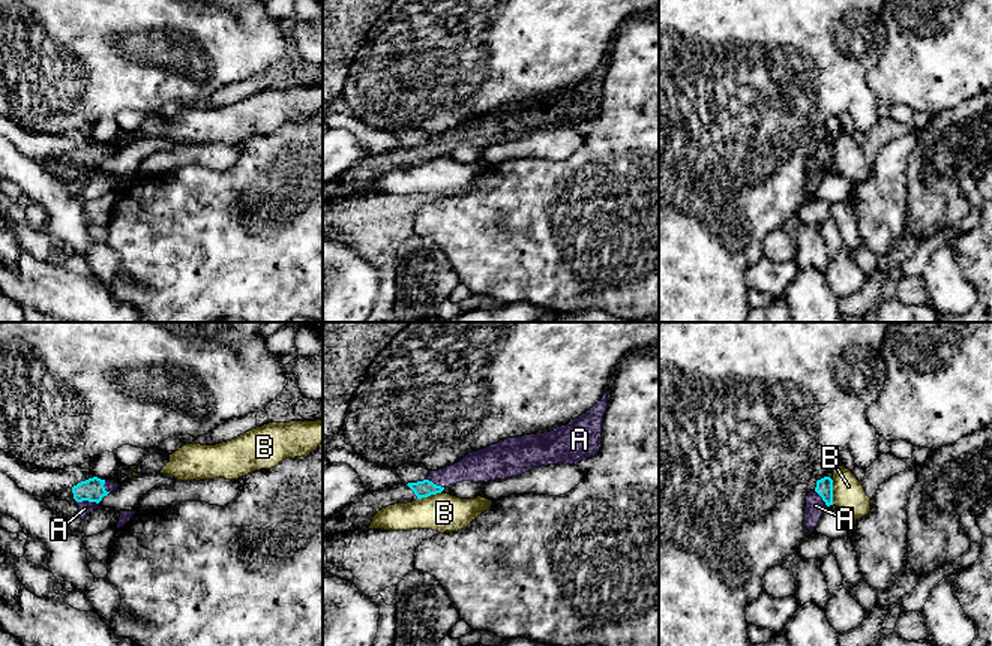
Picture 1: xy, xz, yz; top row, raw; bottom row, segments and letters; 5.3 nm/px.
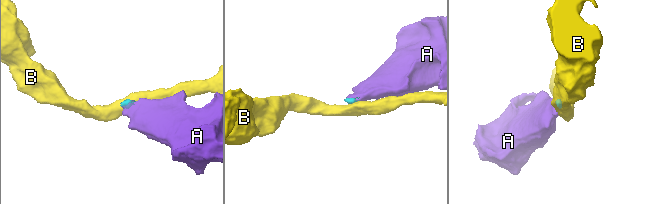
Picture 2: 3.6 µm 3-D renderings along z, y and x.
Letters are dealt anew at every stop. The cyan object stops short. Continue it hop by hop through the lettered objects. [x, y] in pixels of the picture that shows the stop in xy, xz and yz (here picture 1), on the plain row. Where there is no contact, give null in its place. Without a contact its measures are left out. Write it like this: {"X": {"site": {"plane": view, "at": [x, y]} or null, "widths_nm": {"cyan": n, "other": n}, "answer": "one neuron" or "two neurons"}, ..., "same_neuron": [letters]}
{"A": {"site": {"plane": "xy", "at": [87, 164]}, "widths_nm": {"cyan": 120, "other": 80}, "answer": "one neuron"}, "B": {"site": {"plane": "yz", "at": [832, 156]}, "widths_nm": {"cyan": 100, "other": 170}, "answer": "two neurons"}, "same_neuron": ["A"]}

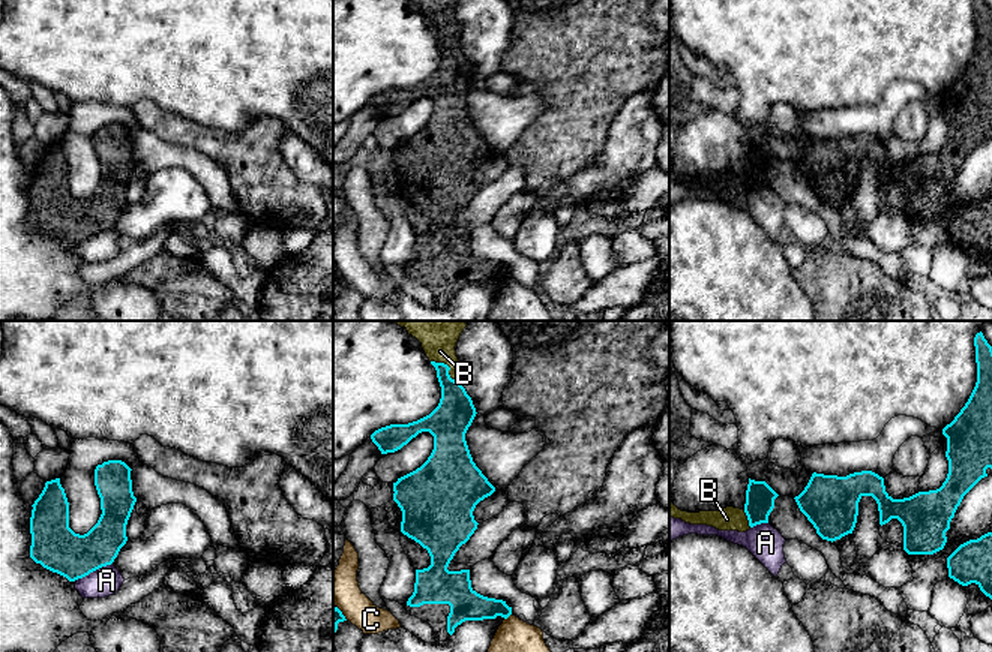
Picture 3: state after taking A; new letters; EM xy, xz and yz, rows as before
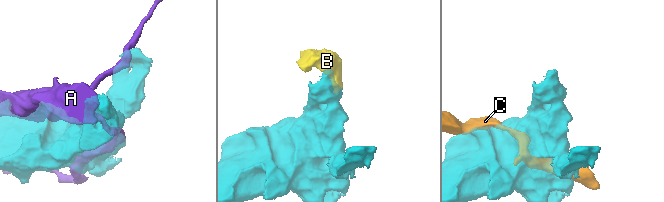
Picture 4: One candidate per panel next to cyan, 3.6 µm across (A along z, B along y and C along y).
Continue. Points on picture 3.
{"A": {"site": {"plane": "xy", "at": [93, 234]}, "widths_nm": {"cyan": 240, "other": 160}, "answer": "two neurons"}, "B": {"site": {"plane": "xz", "at": [447, 30]}, "widths_nm": {"cyan": 200, "other": 140}, "answer": "one neuron"}, "C": {"site": {"plane": "xz", "at": [508, 281]}, "widths_nm": {"cyan": 180, "other": 320}, "answer": "two neurons"}, "same_neuron": ["B"]}

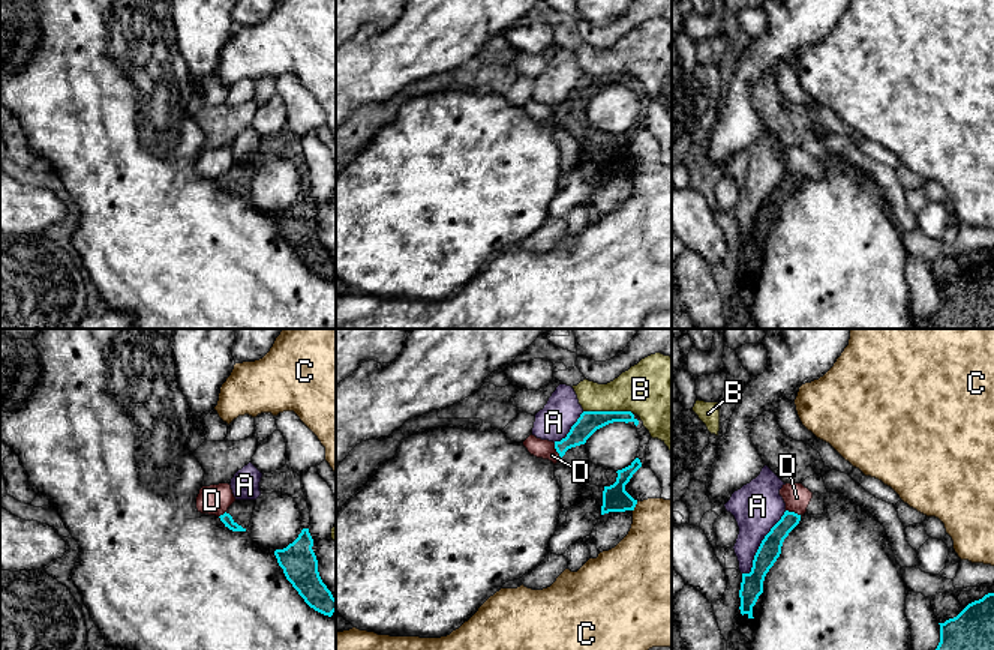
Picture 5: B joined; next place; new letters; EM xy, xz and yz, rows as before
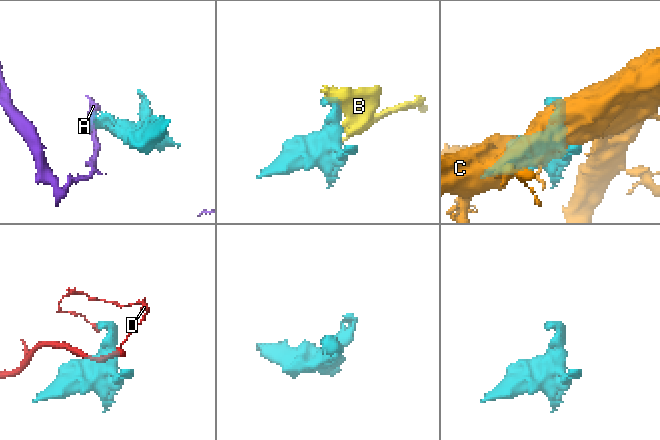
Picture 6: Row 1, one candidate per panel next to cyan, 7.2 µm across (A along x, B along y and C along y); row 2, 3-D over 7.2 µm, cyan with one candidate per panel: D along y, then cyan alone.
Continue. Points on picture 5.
{"A": {"site": {"plane": "yz", "at": [760, 209]}, "widths_nm": {"cyan": 120, "other": 280}, "answer": "two neurons"}, "B": {"site": {"plane": "xz", "at": [607, 75]}, "widths_nm": {"cyan": 120, "other": 300}, "answer": "two neurons"}, "C": {"site": {"plane": "xz", "at": [634, 170]}, "widths_nm": {"cyan": 140, "other": 420}, "answer": "two neurons"}, "D": {"site": {"plane": "xz", "at": [556, 114]}, "widths_nm": {"cyan": 120, "other": 100}, "answer": "two neurons"}, "same_neuron": []}

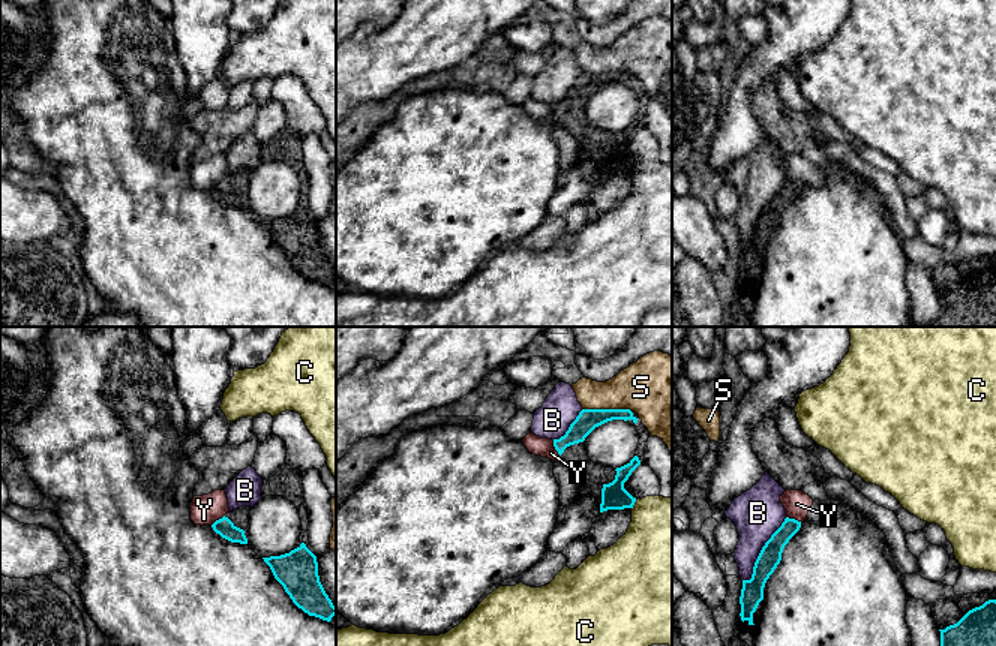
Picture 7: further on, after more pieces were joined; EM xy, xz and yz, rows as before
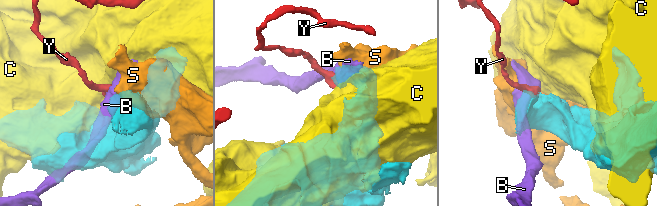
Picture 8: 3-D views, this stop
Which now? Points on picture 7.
{"B": {"site": {"plane": "yz", "at": [761, 216]}, "widths_nm": {"cyan": 120, "other": 280}, "answer": "two neurons"}, "C": {"site": {"plane": "xz", "at": [633, 168]}, "widths_nm": {"cyan": 140, "other": 420}, "answer": "two neurons"}, "S": {"site": {"plane": "xz", "at": [606, 74]}, "widths_nm": {"cyan": 120, "other": 300}, "answer": "two neurons"}, "Y": {"site": {"plane": "xz", "at": [555, 113]}, "widths_nm": {"cyan": 120, "other": 100}, "answer": "two neurons"}, "same_neuron": []}

